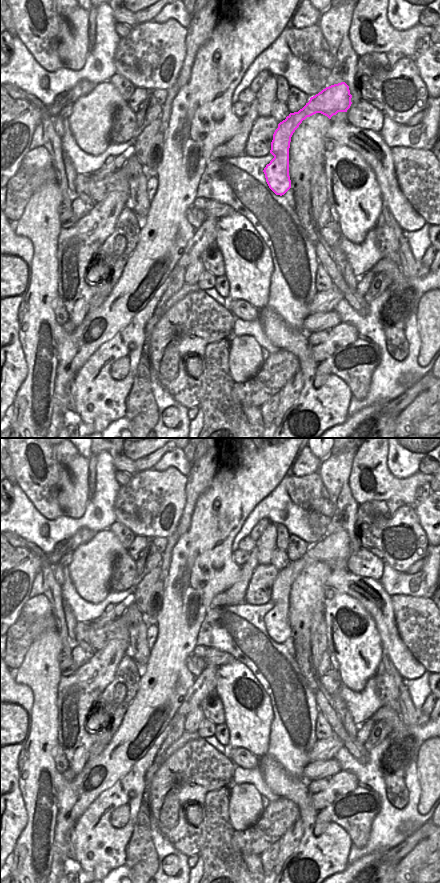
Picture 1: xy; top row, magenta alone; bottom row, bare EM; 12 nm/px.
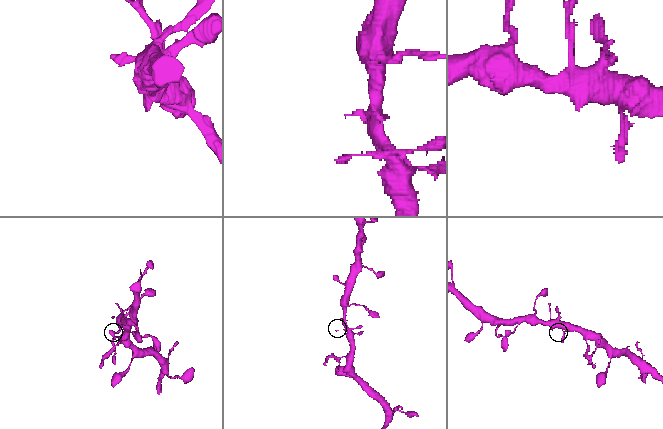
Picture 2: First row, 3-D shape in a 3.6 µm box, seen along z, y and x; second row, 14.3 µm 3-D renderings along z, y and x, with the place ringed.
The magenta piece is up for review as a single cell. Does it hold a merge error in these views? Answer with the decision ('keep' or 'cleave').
keep

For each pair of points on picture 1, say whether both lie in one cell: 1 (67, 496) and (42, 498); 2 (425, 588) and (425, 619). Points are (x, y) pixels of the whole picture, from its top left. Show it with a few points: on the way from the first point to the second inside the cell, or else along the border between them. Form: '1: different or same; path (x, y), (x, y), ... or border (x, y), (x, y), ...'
1: different; border (66, 475), (59, 482), (58, 494), (63, 513)
2: different; border (402, 594), (429, 598)

